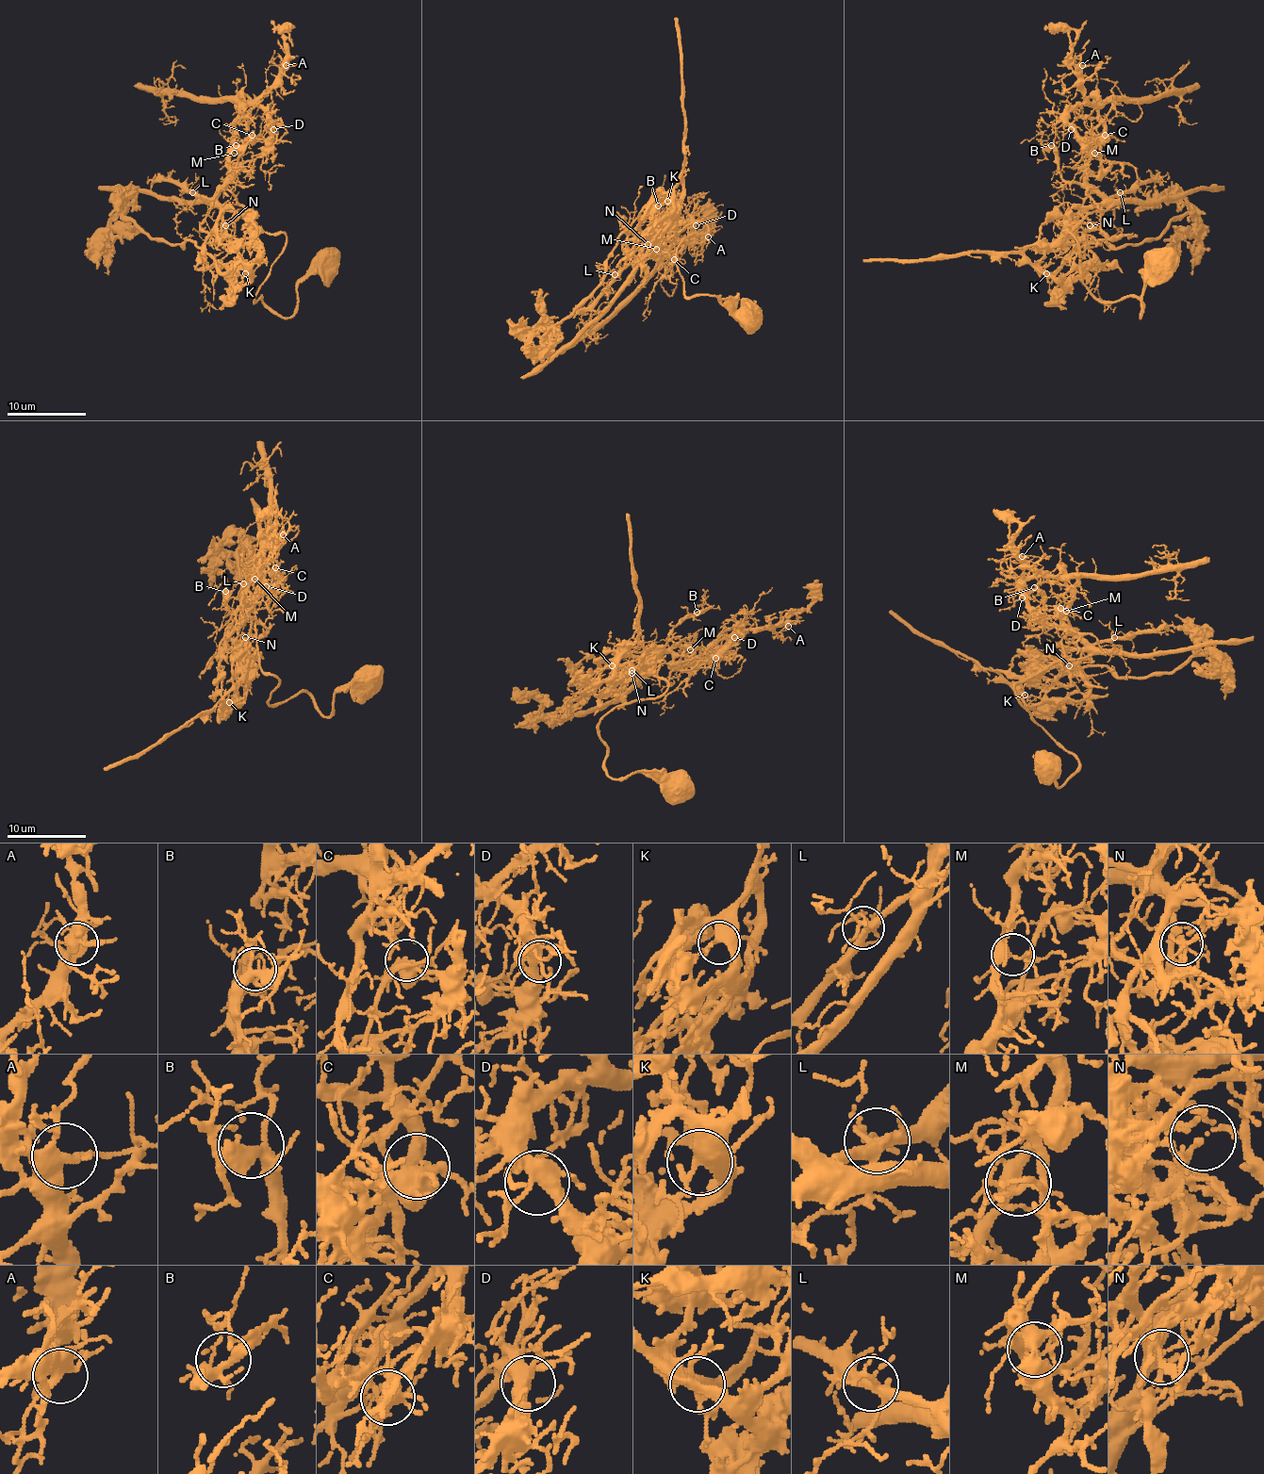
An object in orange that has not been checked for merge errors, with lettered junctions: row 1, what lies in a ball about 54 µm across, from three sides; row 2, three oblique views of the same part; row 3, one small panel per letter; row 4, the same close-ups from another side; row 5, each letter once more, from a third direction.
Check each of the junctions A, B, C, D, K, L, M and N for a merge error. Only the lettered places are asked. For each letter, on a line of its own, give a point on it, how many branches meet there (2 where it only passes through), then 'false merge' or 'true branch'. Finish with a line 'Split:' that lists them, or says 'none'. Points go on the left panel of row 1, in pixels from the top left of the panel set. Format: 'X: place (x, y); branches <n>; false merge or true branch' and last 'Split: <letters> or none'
A: place (286, 65); branches 6; true branch
B: place (236, 145); branches 6; true branch
C: place (252, 135); branches 6; false merge
D: place (273, 129); branches 6; true branch
K: place (245, 273); branches 5; true branch
L: place (192, 192); branches 6; true branch
M: place (234, 153); branches 7; true branch
N: place (225, 225); branches 4; false merge
Split: C, N

